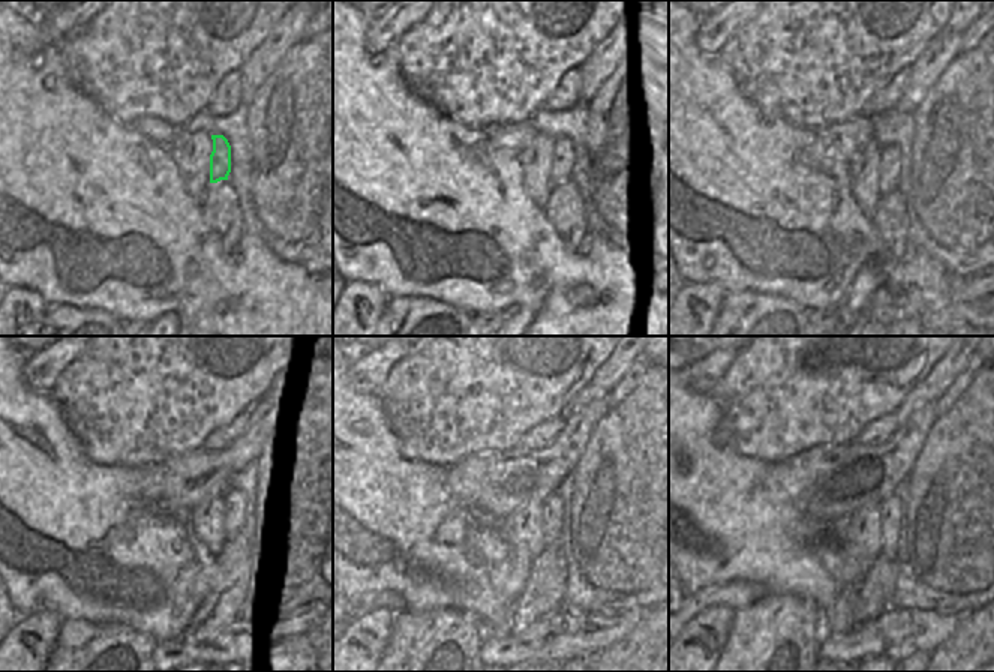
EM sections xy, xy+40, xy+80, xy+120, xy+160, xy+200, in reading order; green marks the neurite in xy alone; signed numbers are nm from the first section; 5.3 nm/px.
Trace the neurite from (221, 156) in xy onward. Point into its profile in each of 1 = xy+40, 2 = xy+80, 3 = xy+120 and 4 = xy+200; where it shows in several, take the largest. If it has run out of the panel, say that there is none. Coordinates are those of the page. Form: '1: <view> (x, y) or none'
1: xy+40 (562, 156)
2: xy+80 (892, 156)
3: xy+120 (218, 509)
4: xy+200 (892, 509)

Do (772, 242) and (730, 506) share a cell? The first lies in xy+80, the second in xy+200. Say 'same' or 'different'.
same

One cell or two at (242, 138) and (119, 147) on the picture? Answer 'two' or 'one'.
two

